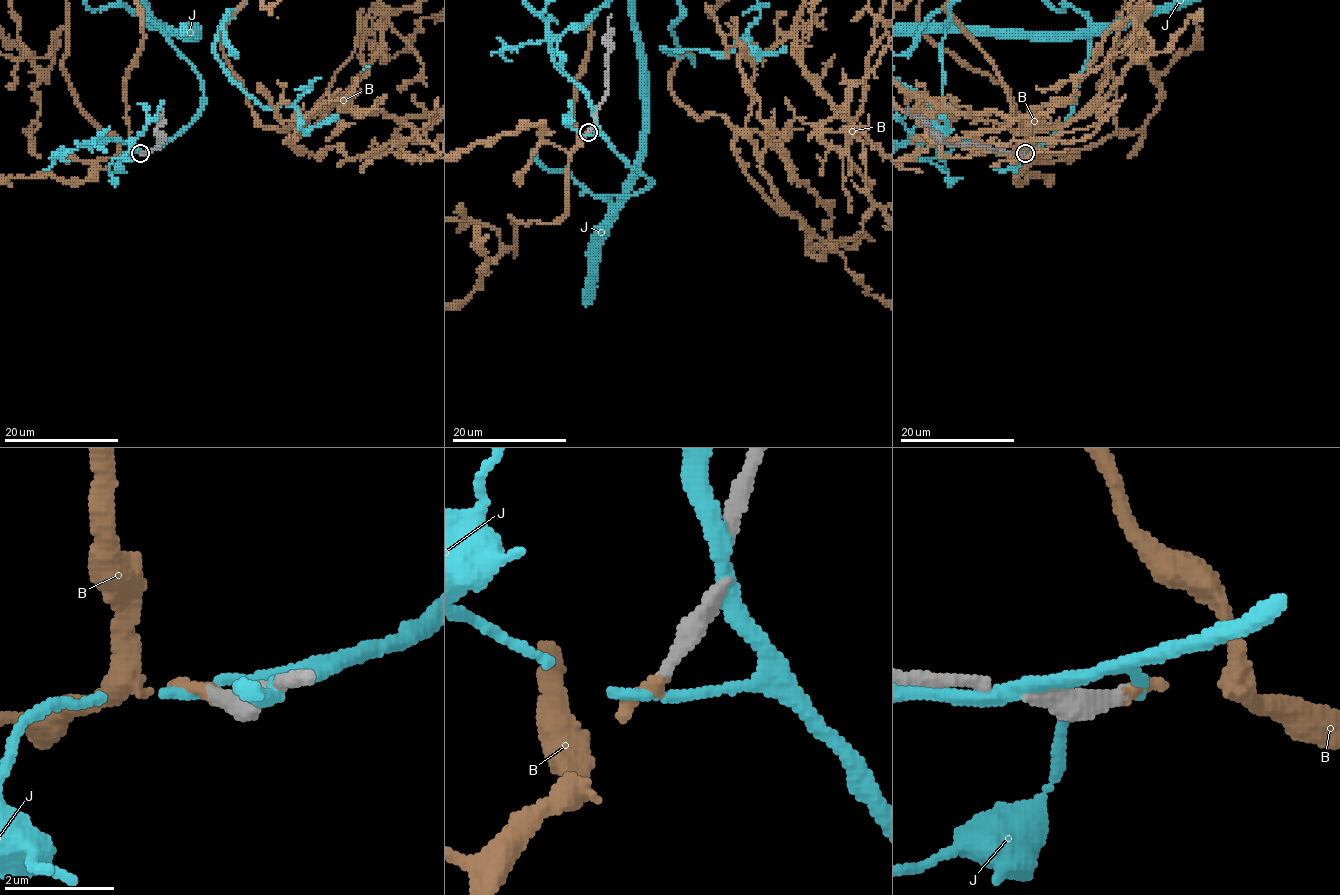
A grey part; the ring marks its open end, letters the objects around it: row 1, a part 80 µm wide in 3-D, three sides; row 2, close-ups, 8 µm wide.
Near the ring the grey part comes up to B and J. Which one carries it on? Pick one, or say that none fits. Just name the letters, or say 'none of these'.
B

